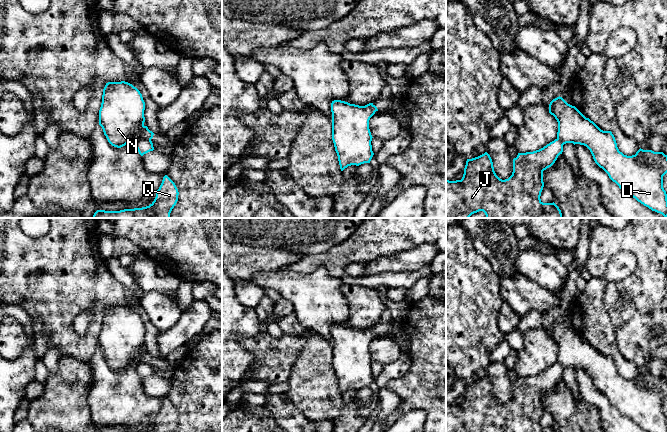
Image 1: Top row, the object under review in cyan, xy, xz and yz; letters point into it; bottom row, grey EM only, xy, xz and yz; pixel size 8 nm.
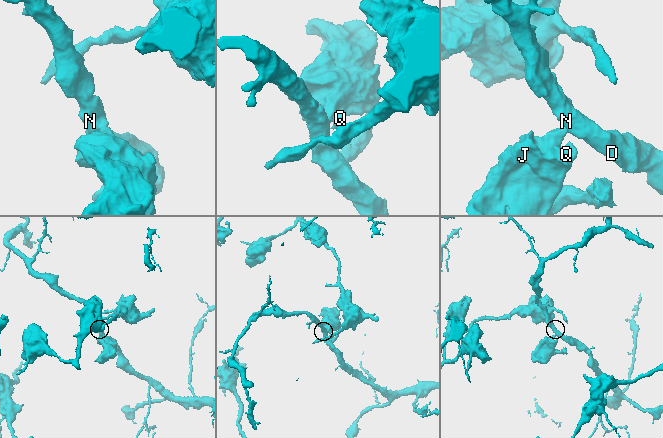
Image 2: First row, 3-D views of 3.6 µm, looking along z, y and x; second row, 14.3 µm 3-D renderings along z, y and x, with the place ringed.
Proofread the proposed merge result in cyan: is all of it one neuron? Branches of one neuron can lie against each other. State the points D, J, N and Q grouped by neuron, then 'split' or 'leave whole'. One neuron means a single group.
groups D N / J Q; split

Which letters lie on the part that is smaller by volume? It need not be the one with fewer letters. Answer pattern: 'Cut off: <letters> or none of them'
Cut off: J, Q

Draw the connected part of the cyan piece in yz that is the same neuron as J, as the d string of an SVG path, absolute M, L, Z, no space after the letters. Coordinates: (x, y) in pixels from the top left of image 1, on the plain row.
M557 362L539 374L518 377L513 383L512 399L505 404L496 399L487 376L467 383L461 404L446 403L446 432L559 432L554 426L543 427L540 420L544 411L543 395L551 391L562 378L563 369Z

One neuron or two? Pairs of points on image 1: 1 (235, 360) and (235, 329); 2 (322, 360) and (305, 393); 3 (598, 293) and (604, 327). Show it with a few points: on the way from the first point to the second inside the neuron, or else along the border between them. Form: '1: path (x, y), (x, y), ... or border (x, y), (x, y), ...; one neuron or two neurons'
1: path (233, 352), (233, 337); one neuron
2: path (314, 368), (312, 385); one neuron
3: path (598, 301), (598, 319); one neuron

